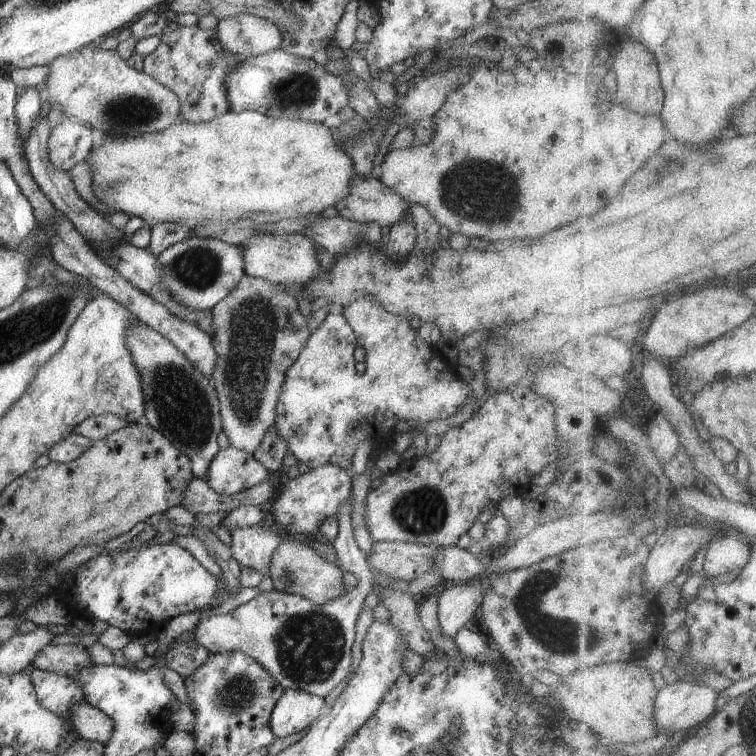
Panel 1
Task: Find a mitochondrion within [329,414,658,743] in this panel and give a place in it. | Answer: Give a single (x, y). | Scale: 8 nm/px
(558, 635)

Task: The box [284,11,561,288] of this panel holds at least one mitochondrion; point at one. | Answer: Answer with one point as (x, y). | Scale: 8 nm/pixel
(476, 190)

